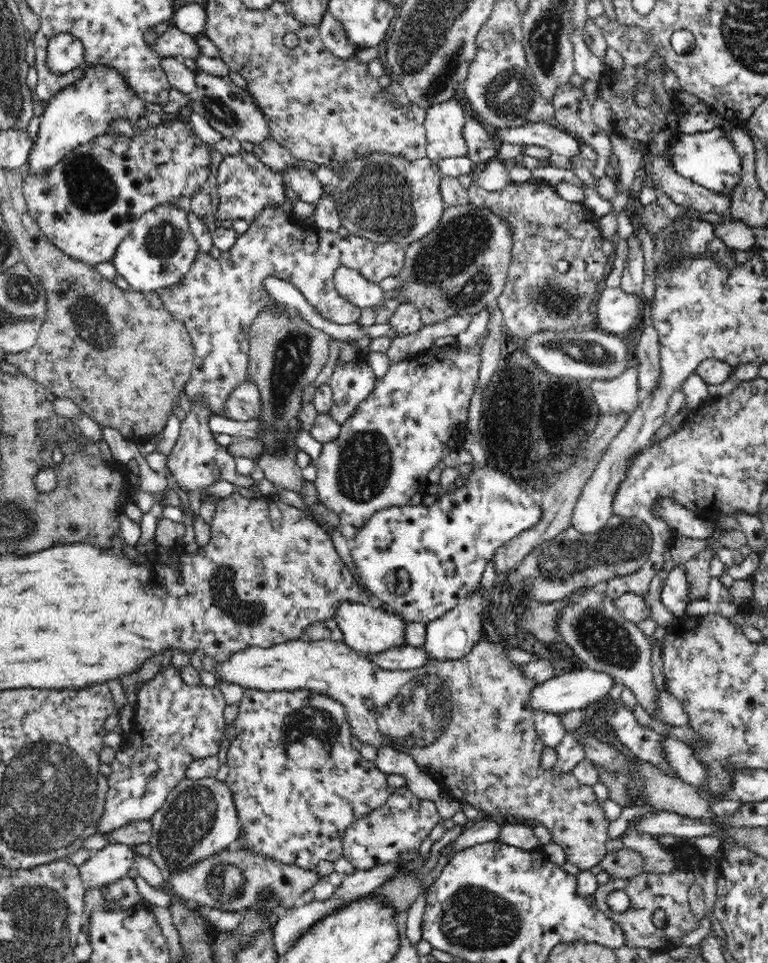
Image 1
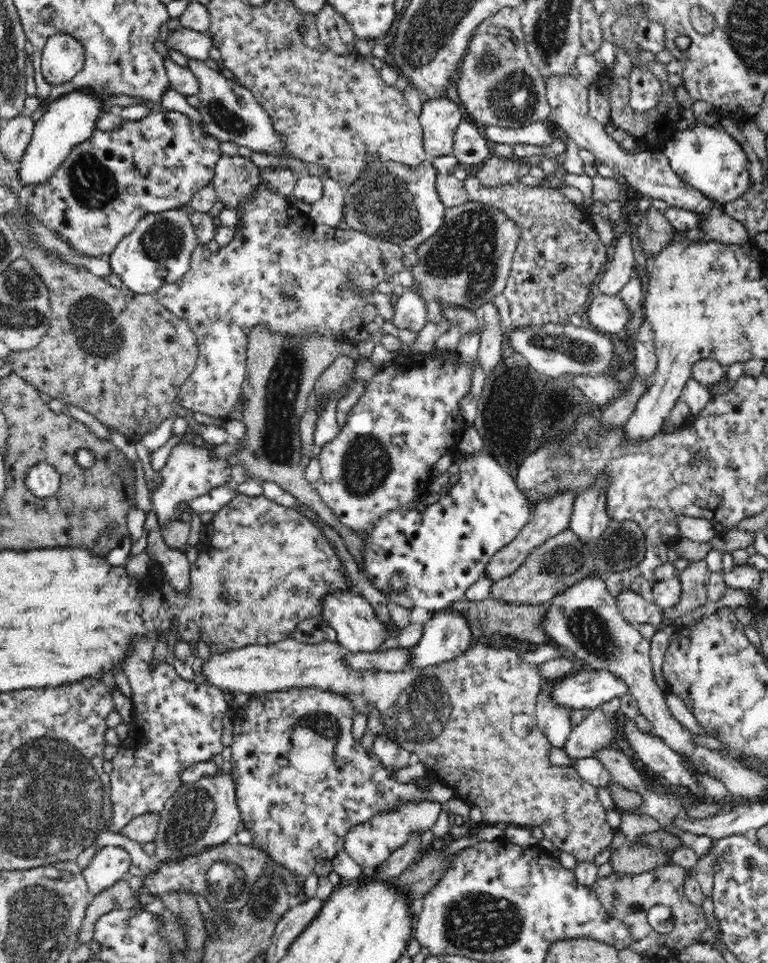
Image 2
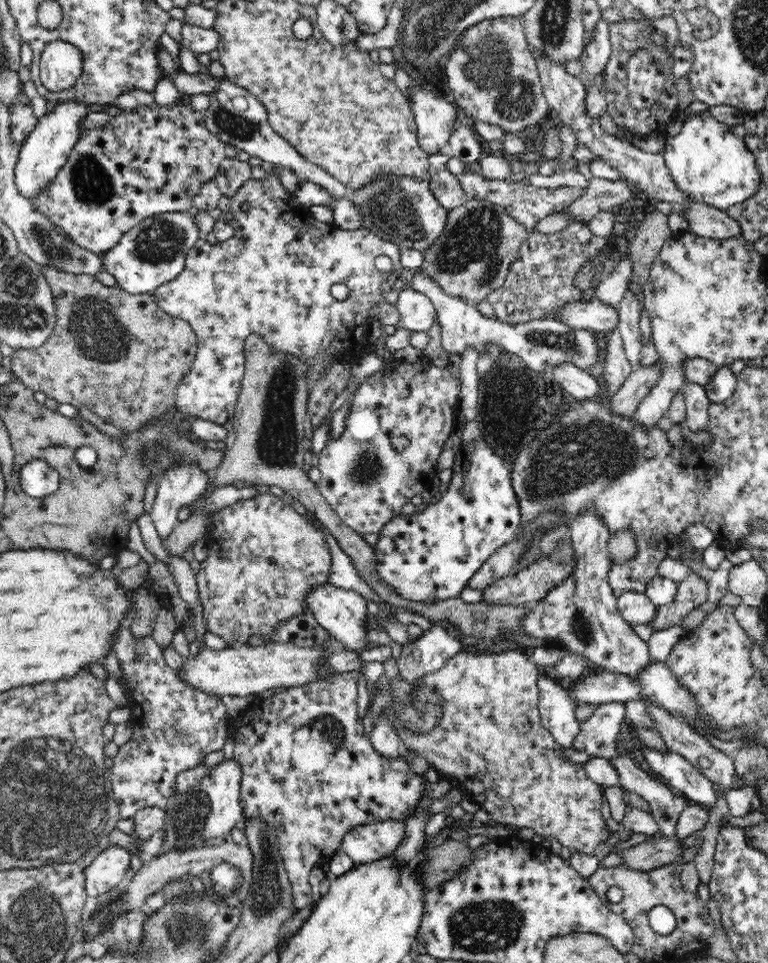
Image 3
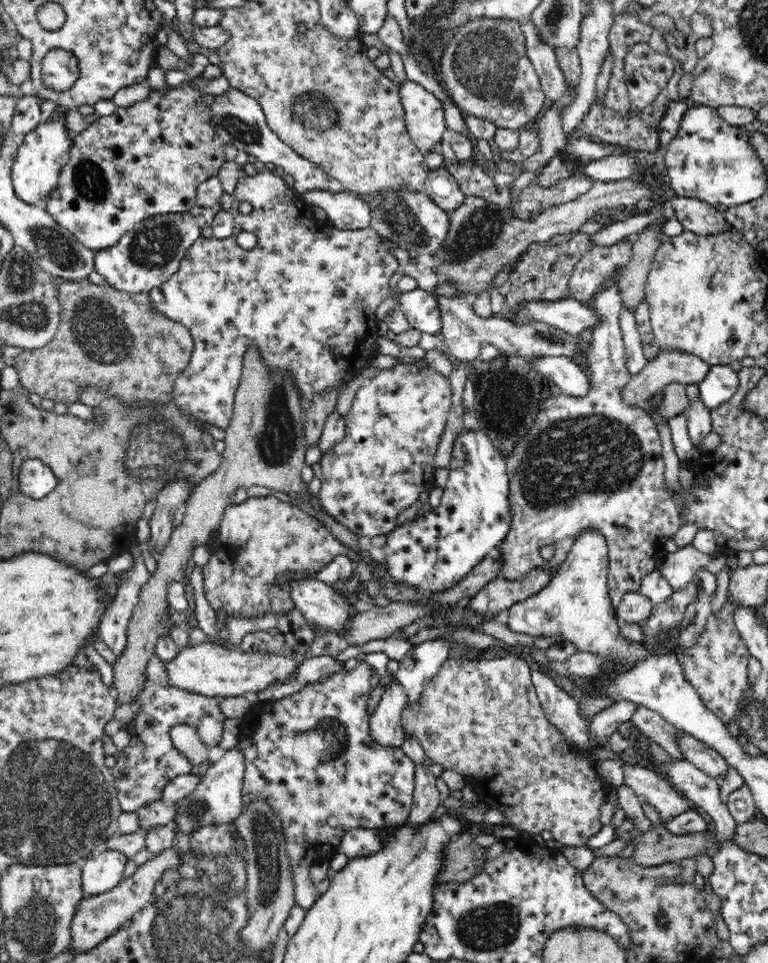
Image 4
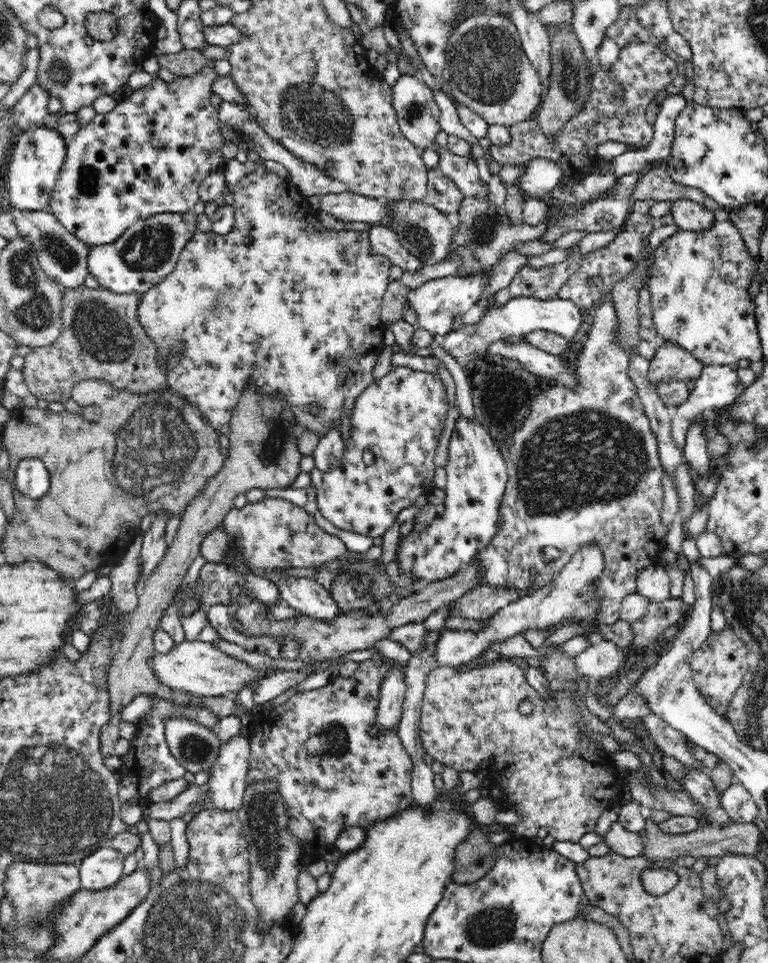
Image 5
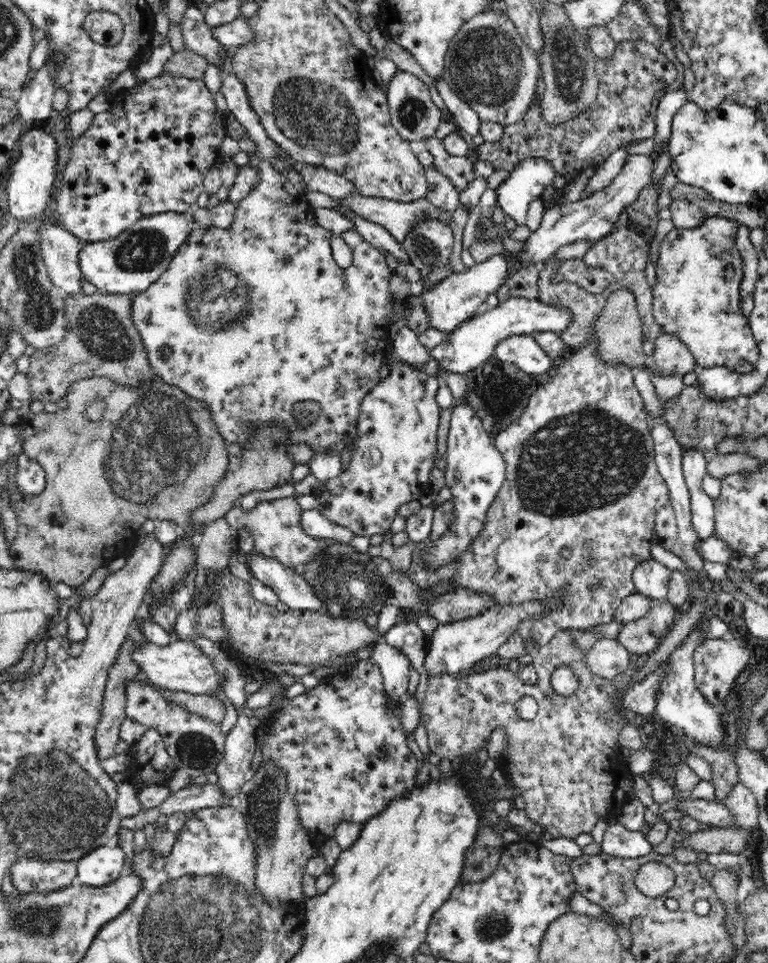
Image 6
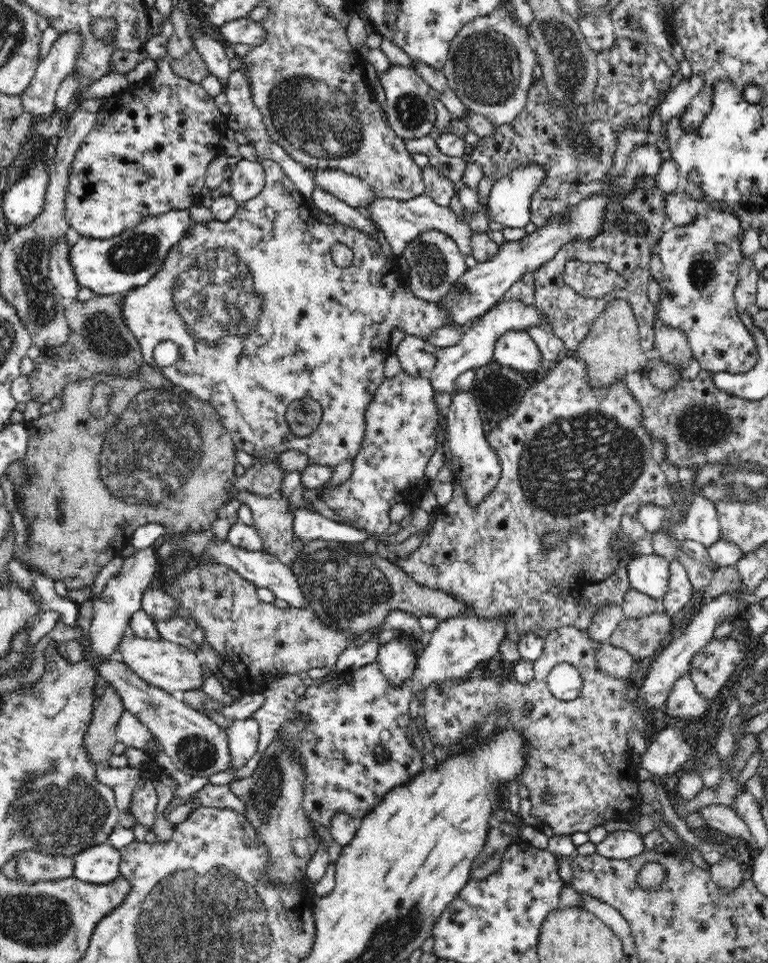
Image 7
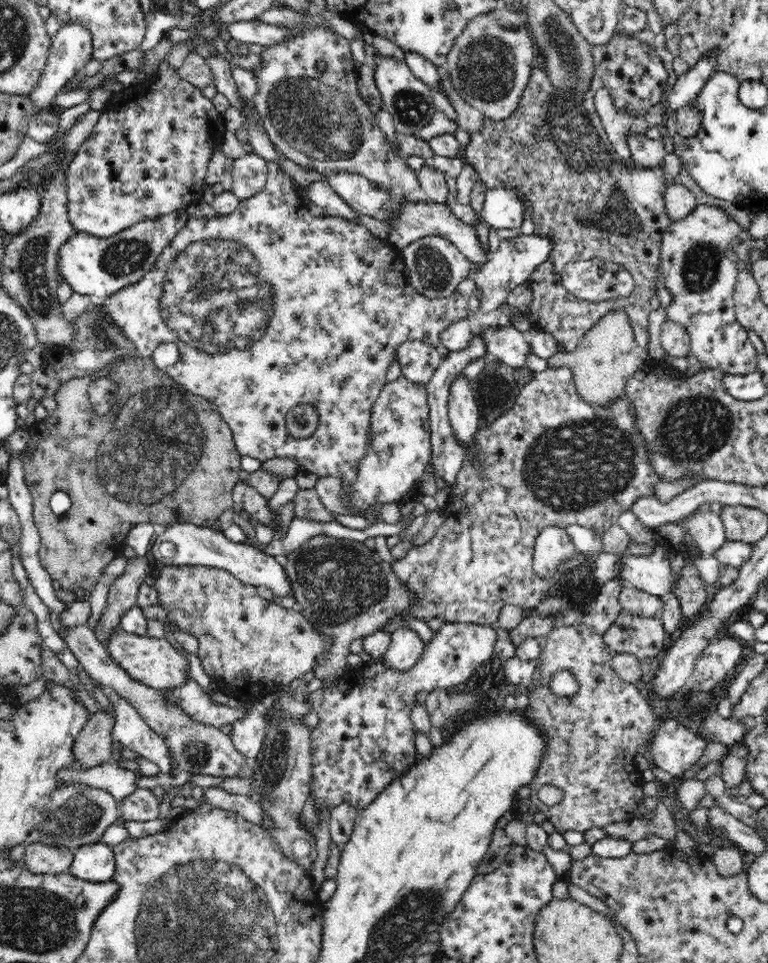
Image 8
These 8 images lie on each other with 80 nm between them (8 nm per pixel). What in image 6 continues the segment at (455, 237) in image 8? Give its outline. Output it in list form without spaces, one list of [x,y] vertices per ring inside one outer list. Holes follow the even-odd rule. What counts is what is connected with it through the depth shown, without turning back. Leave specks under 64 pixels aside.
[[[357,193],[348,198],[344,198],[342,201],[339,199],[336,200],[339,202],[337,212],[341,214],[354,214],[359,218],[364,218],[367,222],[382,225],[383,228],[396,239],[396,242],[400,244],[402,244],[407,238],[407,235],[412,232],[414,226],[418,225],[421,221],[436,219],[440,221],[440,223],[444,223],[444,225],[448,225],[451,222],[452,214],[441,210],[441,208],[434,207],[426,198],[414,200],[414,202],[400,203],[385,198],[365,197]]]

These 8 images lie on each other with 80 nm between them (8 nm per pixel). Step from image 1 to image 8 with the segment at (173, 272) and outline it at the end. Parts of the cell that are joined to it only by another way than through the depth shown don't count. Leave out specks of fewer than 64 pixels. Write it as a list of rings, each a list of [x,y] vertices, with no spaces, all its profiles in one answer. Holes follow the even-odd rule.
[[[180,209],[158,219],[138,222],[120,234],[111,235],[110,238],[99,238],[78,232],[60,248],[57,260],[60,277],[74,292],[87,294],[95,301],[112,296],[119,290],[140,282],[146,274],[154,270],[158,257],[176,238],[178,232],[188,224],[189,218],[185,209]]]

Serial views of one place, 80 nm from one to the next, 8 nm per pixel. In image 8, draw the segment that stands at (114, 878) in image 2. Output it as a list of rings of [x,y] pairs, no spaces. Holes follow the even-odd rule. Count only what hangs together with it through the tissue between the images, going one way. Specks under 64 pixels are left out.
[[[103,842],[74,849],[73,861],[68,870],[71,875],[90,882],[112,881],[114,871],[114,853],[111,846]]]

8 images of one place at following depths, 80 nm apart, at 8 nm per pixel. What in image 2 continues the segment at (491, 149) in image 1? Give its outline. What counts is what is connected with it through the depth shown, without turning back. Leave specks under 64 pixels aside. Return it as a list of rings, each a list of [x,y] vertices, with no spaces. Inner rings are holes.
[[[463,120],[453,134],[452,155],[463,164],[475,165],[488,156],[487,137],[480,134],[475,122]]]

